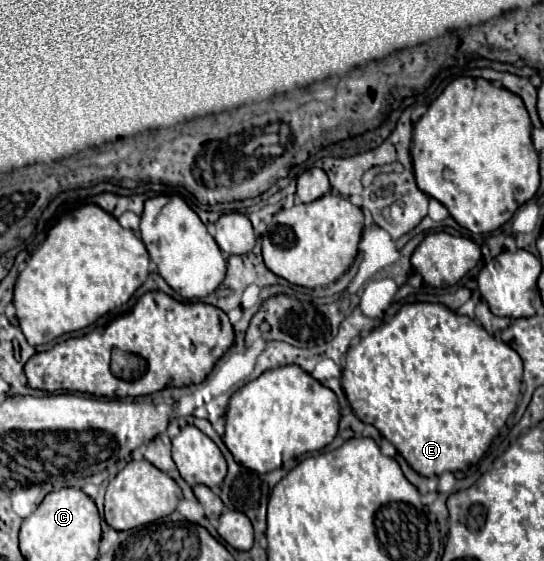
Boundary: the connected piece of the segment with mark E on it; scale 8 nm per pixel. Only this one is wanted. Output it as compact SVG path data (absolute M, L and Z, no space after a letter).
M406 303L394 315L392 321L372 329L364 339L360 339L356 345L348 349L346 363L342 369L342 387L358 419L374 425L390 443L394 443L394 447L410 463L410 467L424 477L439 476L444 471L462 471L462 469L468 469L468 465L478 463L478 459L486 453L488 445L492 443L492 435L498 433L498 429L506 423L510 413L516 409L520 399L520 383L522 383L520 355L512 347L508 347L508 343L504 343L502 339L496 339L490 333L486 333L486 329L474 323L474 319L470 319L468 315L456 315L452 309L444 307L442 303Z

